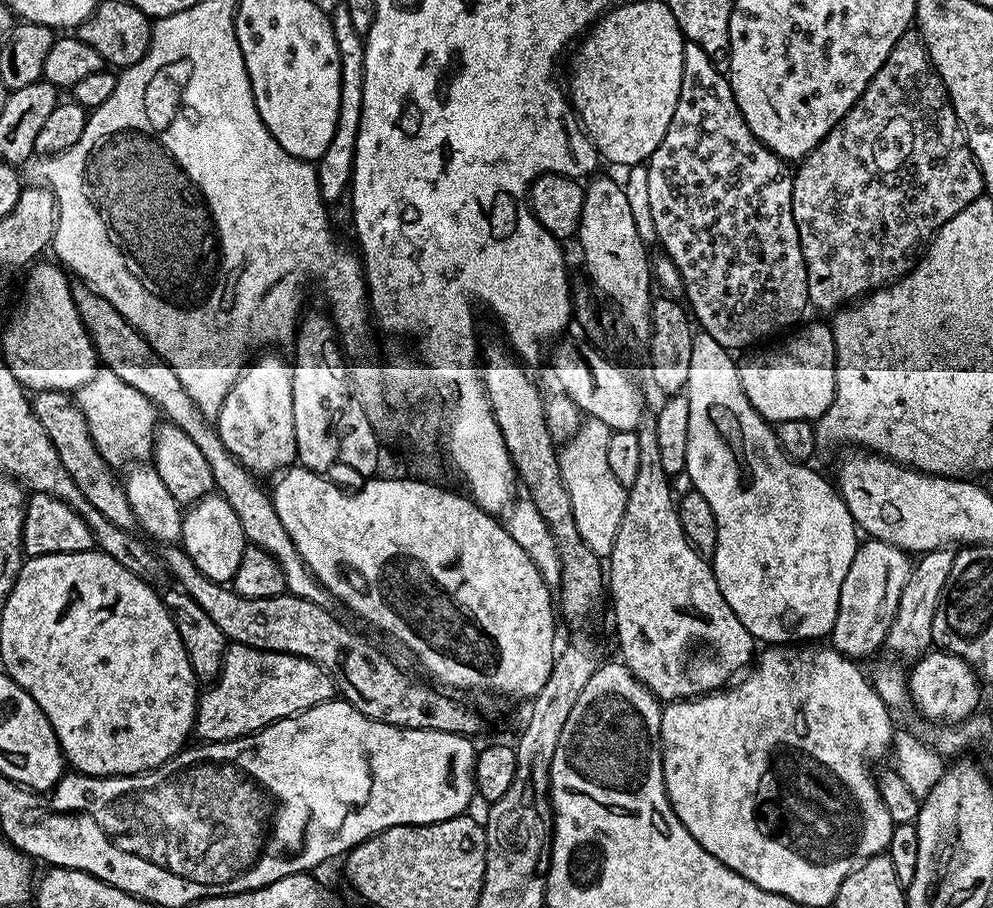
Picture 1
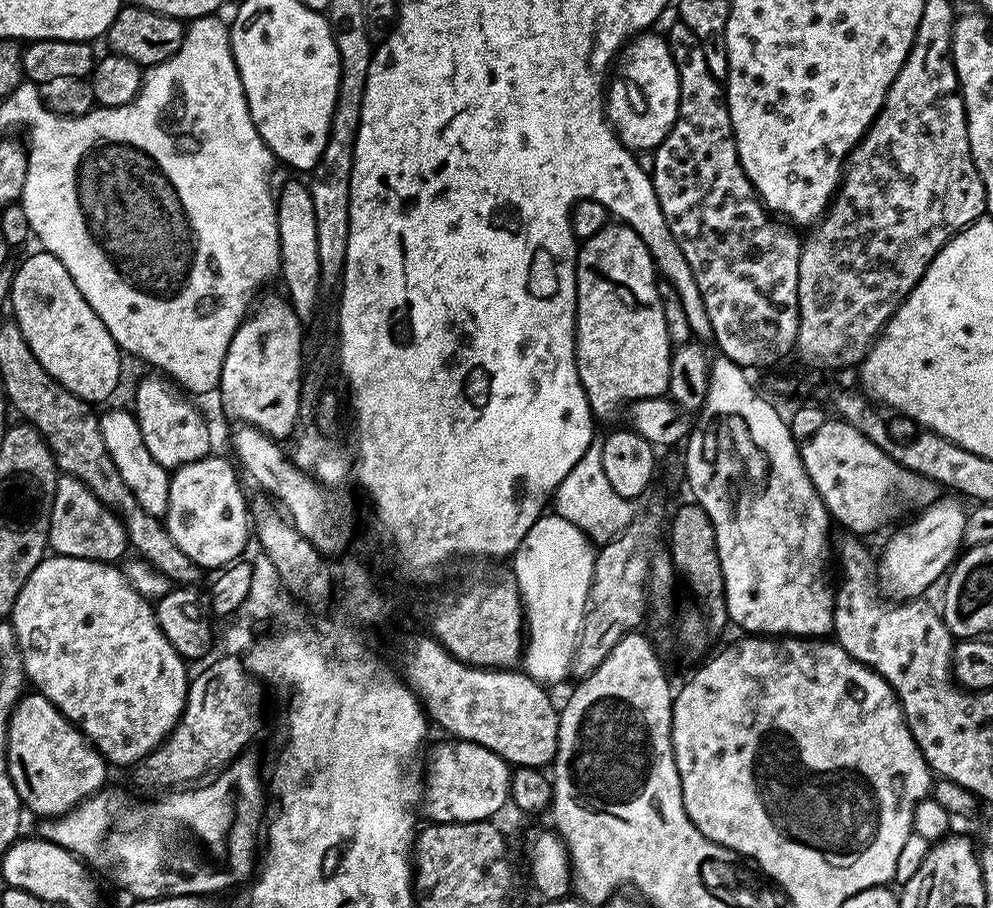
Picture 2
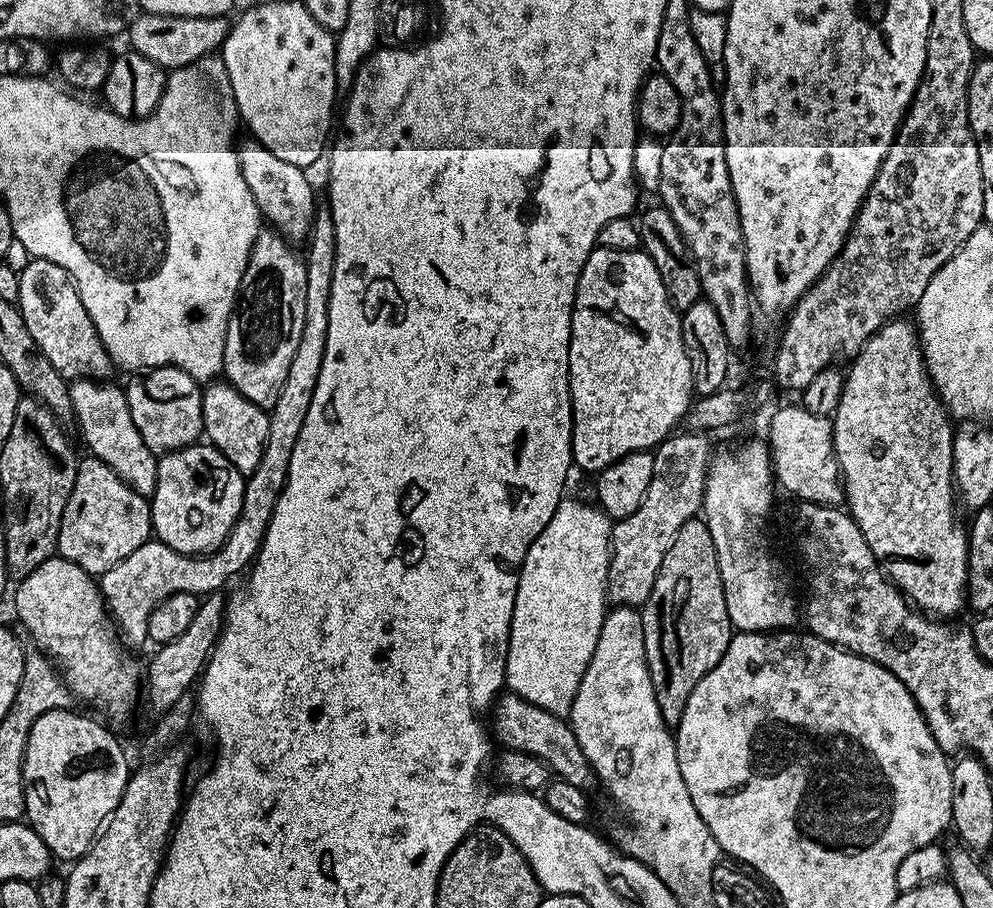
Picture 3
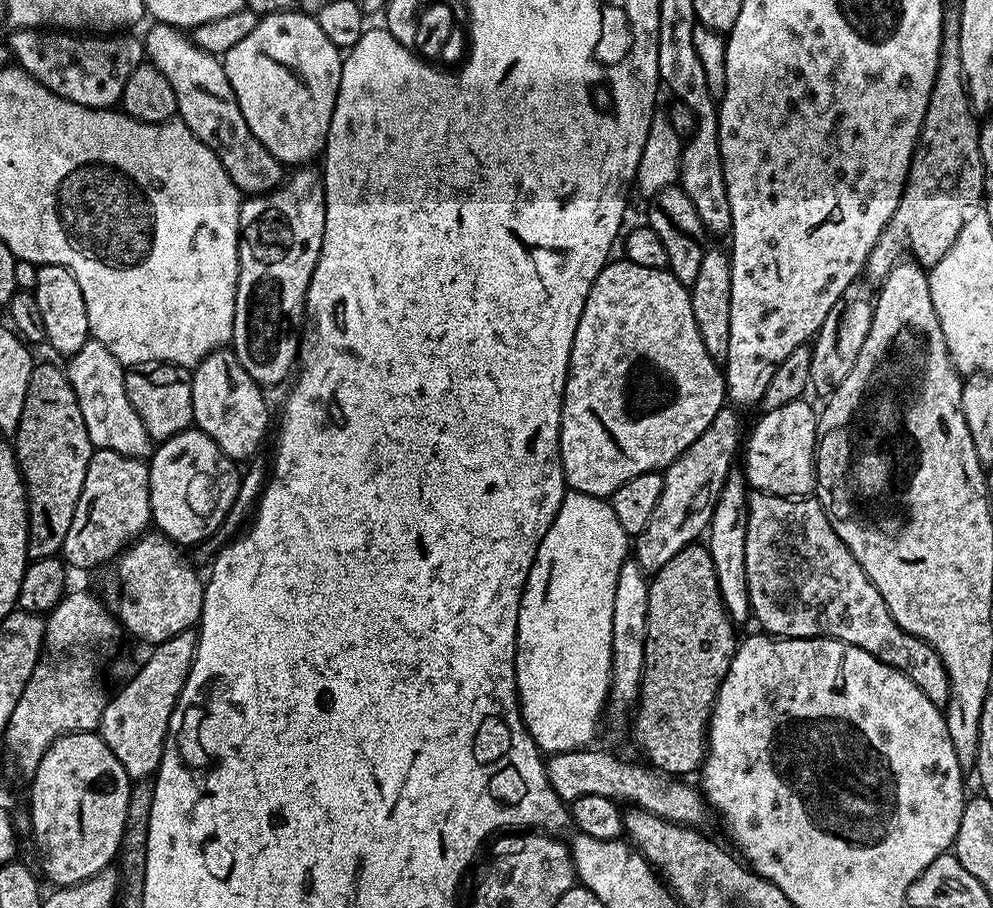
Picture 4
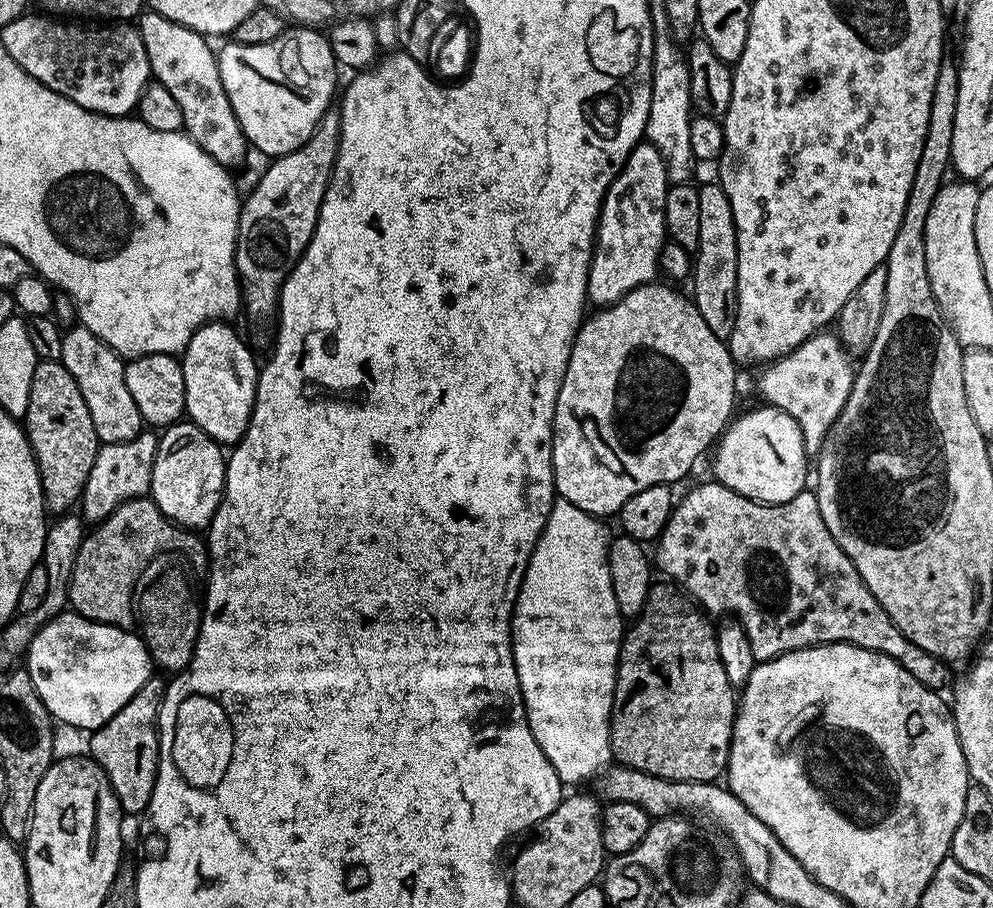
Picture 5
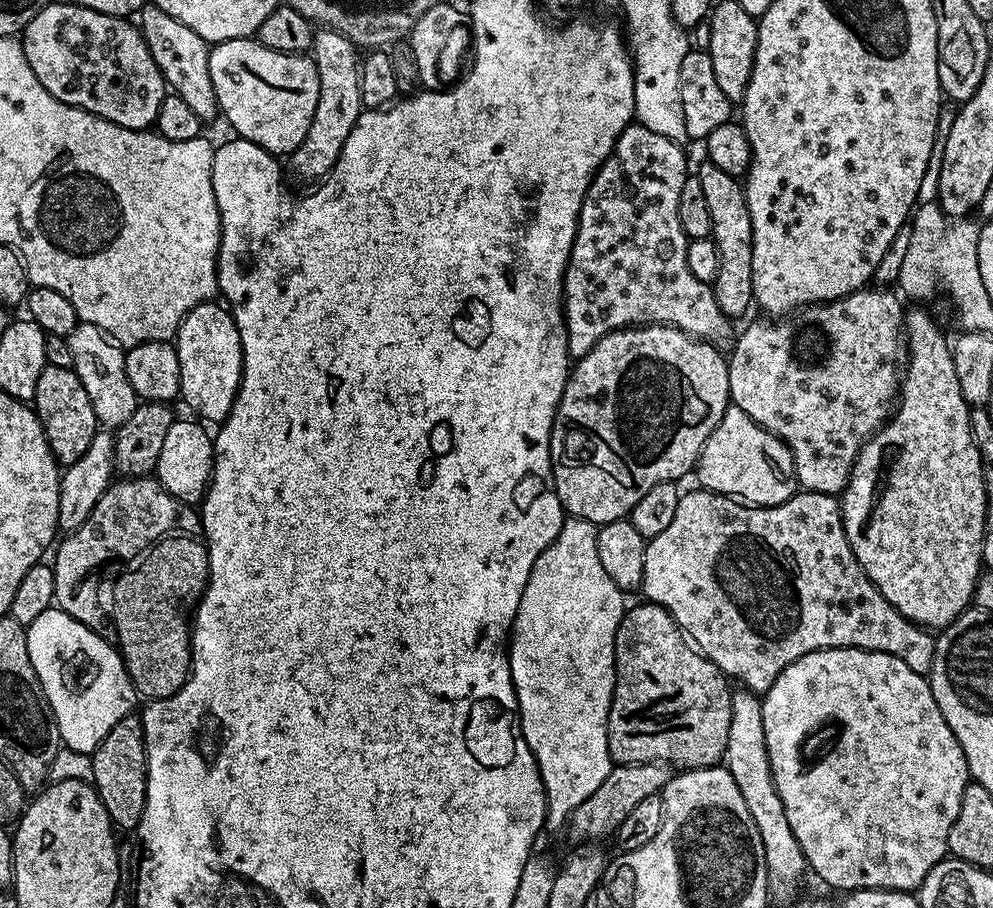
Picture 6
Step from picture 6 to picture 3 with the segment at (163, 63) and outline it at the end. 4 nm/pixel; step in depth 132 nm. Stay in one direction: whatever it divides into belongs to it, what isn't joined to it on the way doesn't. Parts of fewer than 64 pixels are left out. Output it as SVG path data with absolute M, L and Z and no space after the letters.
M248 138L244 145L239 145L236 153L240 163L242 178L246 178L246 186L250 186L250 194L254 194L254 202L258 206L261 217L268 220L273 229L289 242L307 241L312 230L312 219L316 216L318 201L312 193L312 184L308 181L309 173L290 162L282 162L269 148Z

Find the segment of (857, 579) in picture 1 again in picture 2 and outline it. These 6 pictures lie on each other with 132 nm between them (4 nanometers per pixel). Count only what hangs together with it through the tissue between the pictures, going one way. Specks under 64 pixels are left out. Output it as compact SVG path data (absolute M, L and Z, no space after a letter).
M938 498L927 505L919 513L917 520L909 522L905 528L900 528L884 544L884 549L878 552L878 572L884 575L884 580L888 584L896 584L895 595L900 600L914 600L925 595L924 591L935 582L936 579L943 577L951 569L958 553L964 544L964 531L966 530L966 518L968 512L959 504L961 501L943 500Z

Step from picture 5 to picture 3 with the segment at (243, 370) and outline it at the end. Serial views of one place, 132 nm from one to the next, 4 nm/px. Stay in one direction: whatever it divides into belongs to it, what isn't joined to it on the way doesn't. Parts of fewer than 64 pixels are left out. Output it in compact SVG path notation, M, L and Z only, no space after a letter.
M227 382L209 383L207 387L203 389L203 393L203 435L210 441L212 447L217 448L241 474L252 472L258 466L258 462L262 458L262 450L266 446L266 438L268 437L268 412L263 408L254 406L254 402L242 398L242 394L238 394L238 390L234 390L232 385Z

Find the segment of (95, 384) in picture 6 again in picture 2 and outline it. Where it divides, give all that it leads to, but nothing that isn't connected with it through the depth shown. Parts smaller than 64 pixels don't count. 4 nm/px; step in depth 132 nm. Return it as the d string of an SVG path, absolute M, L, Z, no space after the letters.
M112 408L109 412L99 413L100 429L102 430L102 442L106 442L106 450L110 450L110 458L114 460L114 466L118 466L118 474L122 474L122 482L130 488L130 494L138 498L138 506L146 510L146 514L151 516L167 517L170 506L170 472L163 468L158 462L154 462L154 457L150 455L150 450L146 450L146 441L142 439L142 430L138 426L135 415L124 408Z

